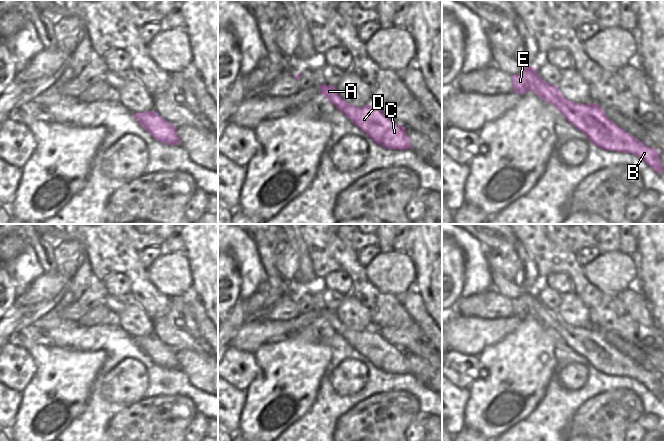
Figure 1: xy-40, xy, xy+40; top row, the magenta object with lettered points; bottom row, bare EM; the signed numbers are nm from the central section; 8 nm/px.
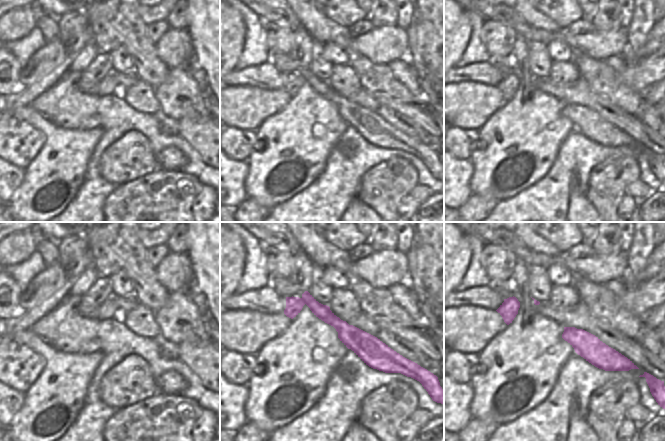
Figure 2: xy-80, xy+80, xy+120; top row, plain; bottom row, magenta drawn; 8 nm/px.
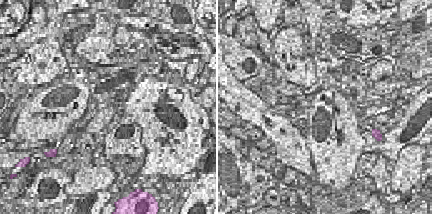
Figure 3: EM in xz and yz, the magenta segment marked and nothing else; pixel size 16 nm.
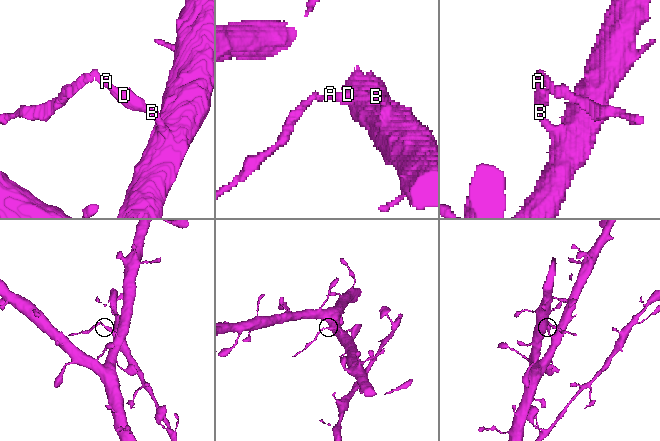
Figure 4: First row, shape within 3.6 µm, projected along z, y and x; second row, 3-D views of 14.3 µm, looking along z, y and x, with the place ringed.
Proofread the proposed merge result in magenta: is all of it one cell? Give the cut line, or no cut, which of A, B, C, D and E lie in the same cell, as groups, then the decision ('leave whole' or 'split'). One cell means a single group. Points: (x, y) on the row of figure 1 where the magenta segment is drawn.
cut in xy+40 along (563, 96), (562, 100), (554, 105); A E / B C D; split

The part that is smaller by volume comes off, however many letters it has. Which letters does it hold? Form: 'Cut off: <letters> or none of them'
Cut off: A, E

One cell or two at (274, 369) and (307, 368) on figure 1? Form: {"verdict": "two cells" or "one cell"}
{"verdict": "one cell"}

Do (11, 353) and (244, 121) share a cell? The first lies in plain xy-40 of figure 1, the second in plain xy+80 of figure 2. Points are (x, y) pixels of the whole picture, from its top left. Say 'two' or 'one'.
two

